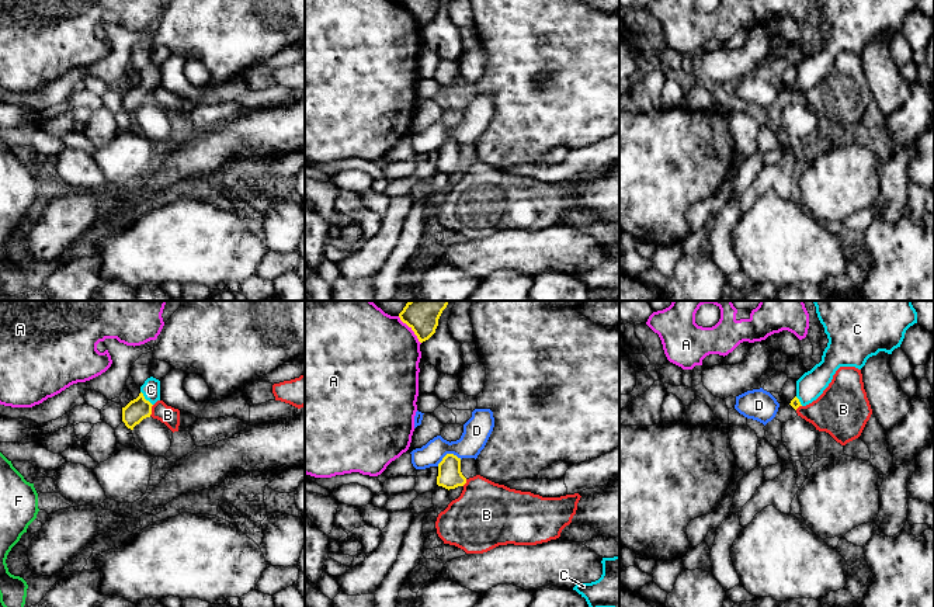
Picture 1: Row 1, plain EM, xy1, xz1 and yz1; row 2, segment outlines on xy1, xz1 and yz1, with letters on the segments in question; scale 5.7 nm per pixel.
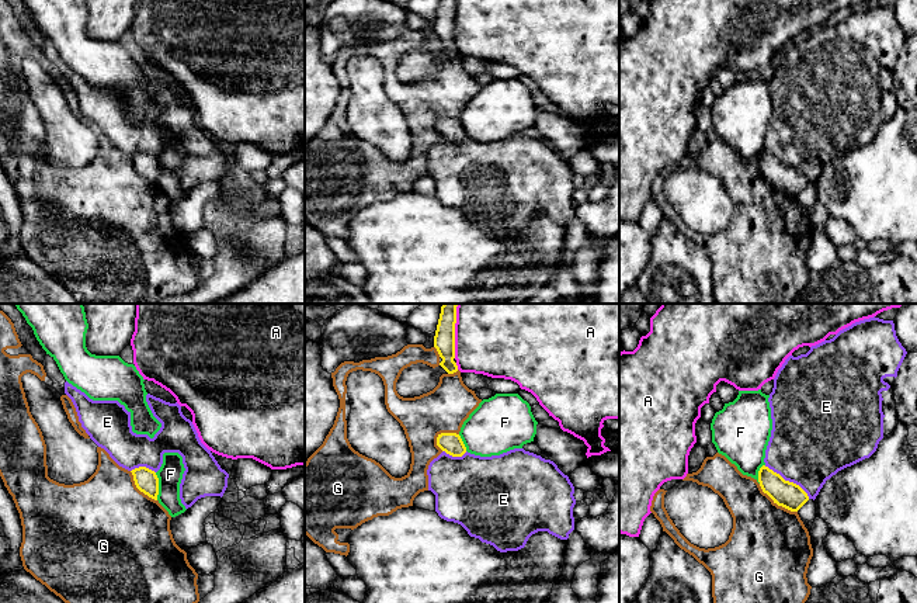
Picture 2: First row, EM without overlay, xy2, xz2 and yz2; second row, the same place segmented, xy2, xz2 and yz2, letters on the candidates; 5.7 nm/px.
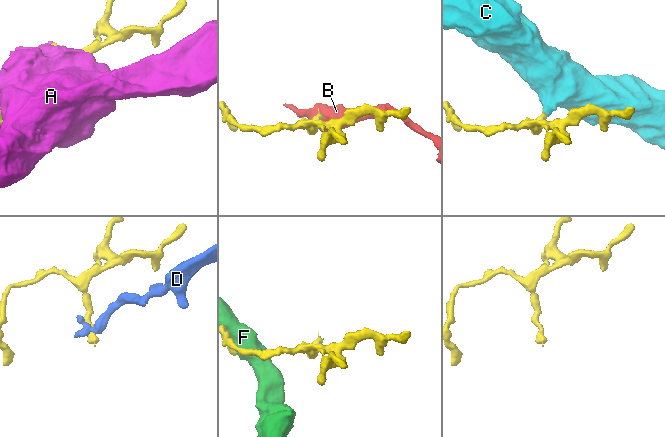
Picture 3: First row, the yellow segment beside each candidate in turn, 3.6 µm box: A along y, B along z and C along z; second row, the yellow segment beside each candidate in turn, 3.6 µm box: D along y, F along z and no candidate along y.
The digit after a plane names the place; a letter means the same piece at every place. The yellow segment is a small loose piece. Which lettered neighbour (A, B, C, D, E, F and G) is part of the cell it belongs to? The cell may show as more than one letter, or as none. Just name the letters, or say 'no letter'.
C

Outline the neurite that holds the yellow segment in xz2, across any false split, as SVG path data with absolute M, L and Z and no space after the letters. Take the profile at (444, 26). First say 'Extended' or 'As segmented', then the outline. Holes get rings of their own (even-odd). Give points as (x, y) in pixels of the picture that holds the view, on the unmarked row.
As segmented. M440 0L435 21L434 21L434 32L437 34L440 42L442 44L440 51L448 59L454 59L458 56L458 51L454 46L455 8L456 8L456 0Z

